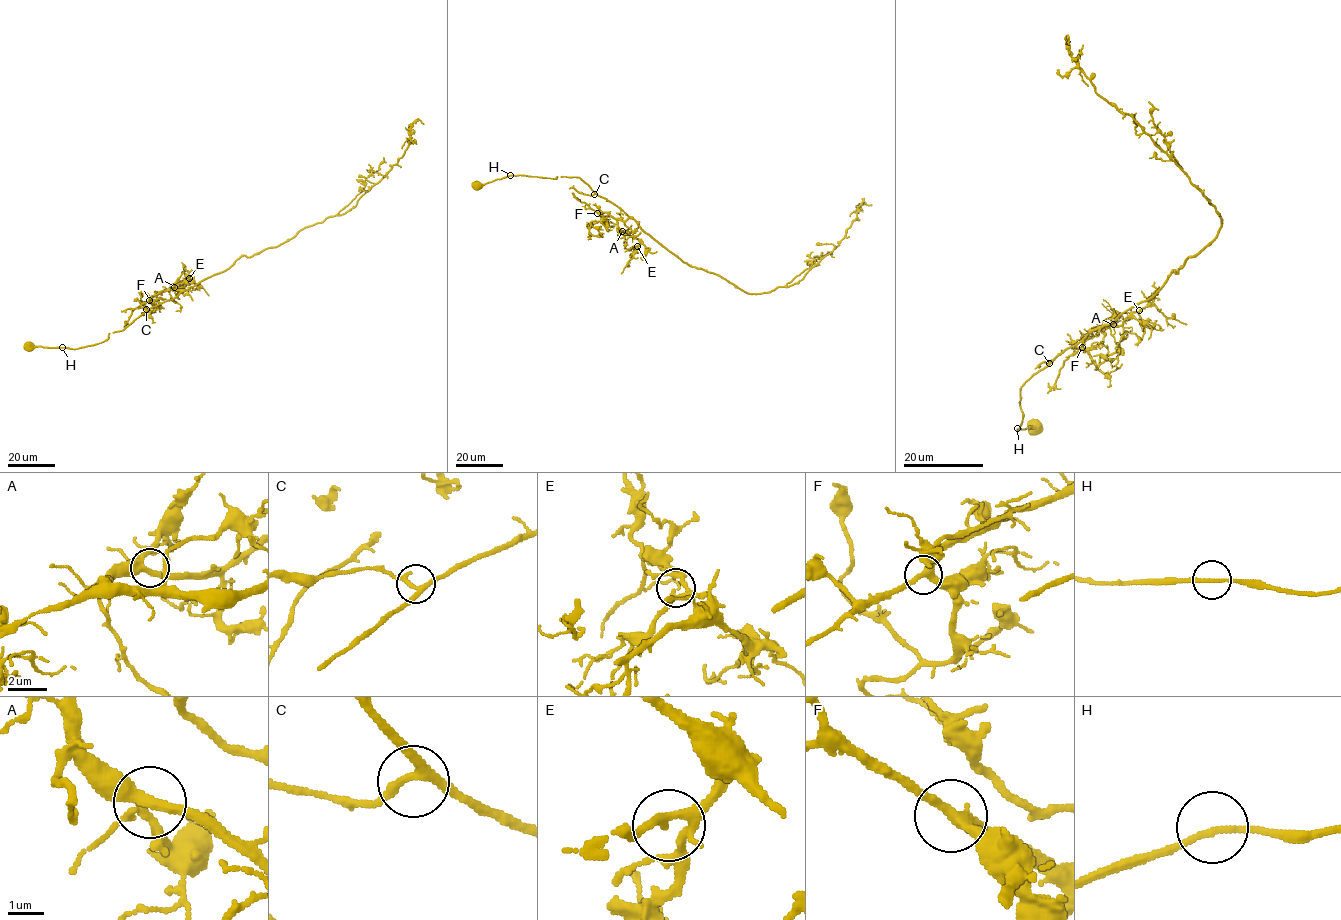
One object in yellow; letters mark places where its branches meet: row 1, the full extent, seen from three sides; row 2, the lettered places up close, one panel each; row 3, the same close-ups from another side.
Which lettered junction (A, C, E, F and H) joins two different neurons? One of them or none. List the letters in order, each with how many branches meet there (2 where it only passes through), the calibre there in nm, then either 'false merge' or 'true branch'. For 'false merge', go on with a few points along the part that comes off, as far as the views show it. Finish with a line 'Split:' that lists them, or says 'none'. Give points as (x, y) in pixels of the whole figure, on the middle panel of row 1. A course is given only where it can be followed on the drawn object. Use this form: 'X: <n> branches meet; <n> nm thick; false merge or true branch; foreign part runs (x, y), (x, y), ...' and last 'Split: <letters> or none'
A: 3 branches meet; 300 nm thick; true branch
C: 3 branches meet; 240 nm thick; true branch
E: 2 branches meet; 190 nm thick; true branch
F: 3 branches meet; 320 nm thick; true branch
H: 2 branches meet; 170 nm thick; true branch
Split: none

